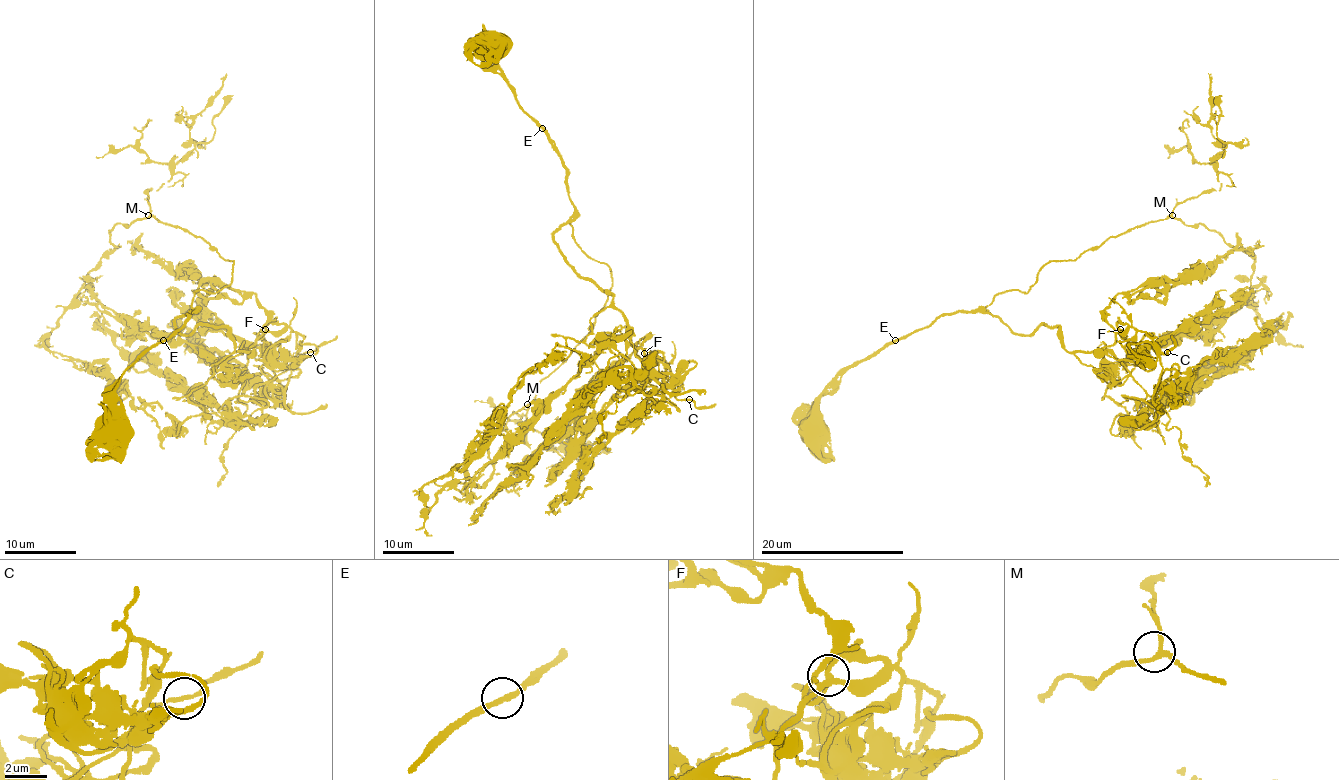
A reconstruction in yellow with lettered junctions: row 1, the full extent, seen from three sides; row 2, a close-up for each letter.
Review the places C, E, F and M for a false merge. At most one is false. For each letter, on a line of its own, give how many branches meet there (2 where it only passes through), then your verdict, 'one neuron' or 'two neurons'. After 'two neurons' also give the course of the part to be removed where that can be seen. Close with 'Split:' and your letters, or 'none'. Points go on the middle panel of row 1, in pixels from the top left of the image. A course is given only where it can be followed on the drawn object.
C: branches 2; one neuron
E: branches 2; one neuron
F: branches 2; one neuron
M: branches 3; one neuron
Split: none

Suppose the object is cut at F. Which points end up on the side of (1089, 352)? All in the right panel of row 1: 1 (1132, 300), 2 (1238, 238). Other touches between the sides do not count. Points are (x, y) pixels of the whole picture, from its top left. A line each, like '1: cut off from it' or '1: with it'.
1: cut off from it
2: cut off from it

